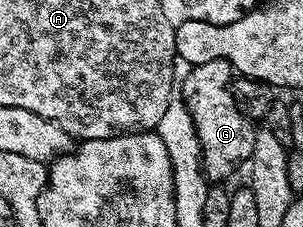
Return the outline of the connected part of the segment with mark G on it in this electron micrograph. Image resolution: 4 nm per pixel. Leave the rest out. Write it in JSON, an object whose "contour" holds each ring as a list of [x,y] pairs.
{"contour":[[[212,61],[193,67],[180,81],[180,97],[192,115],[202,148],[202,172],[207,182],[222,183],[238,164],[249,162],[253,153],[255,126],[230,94],[232,68],[227,61]]]}

